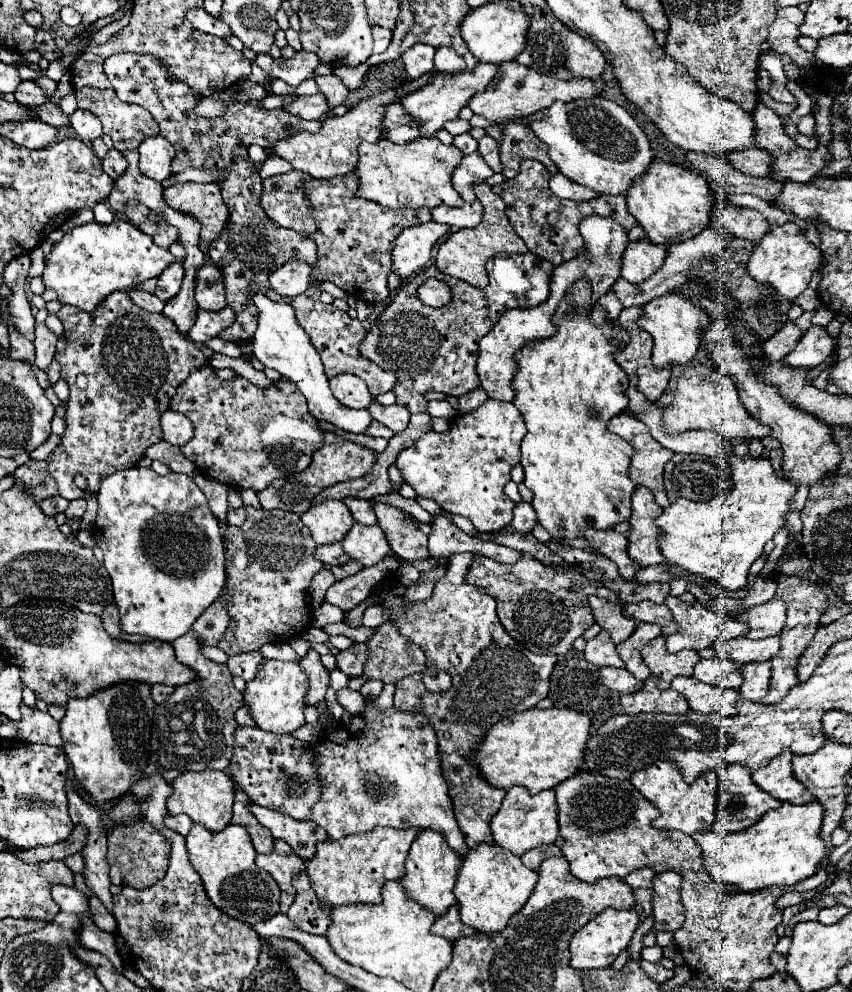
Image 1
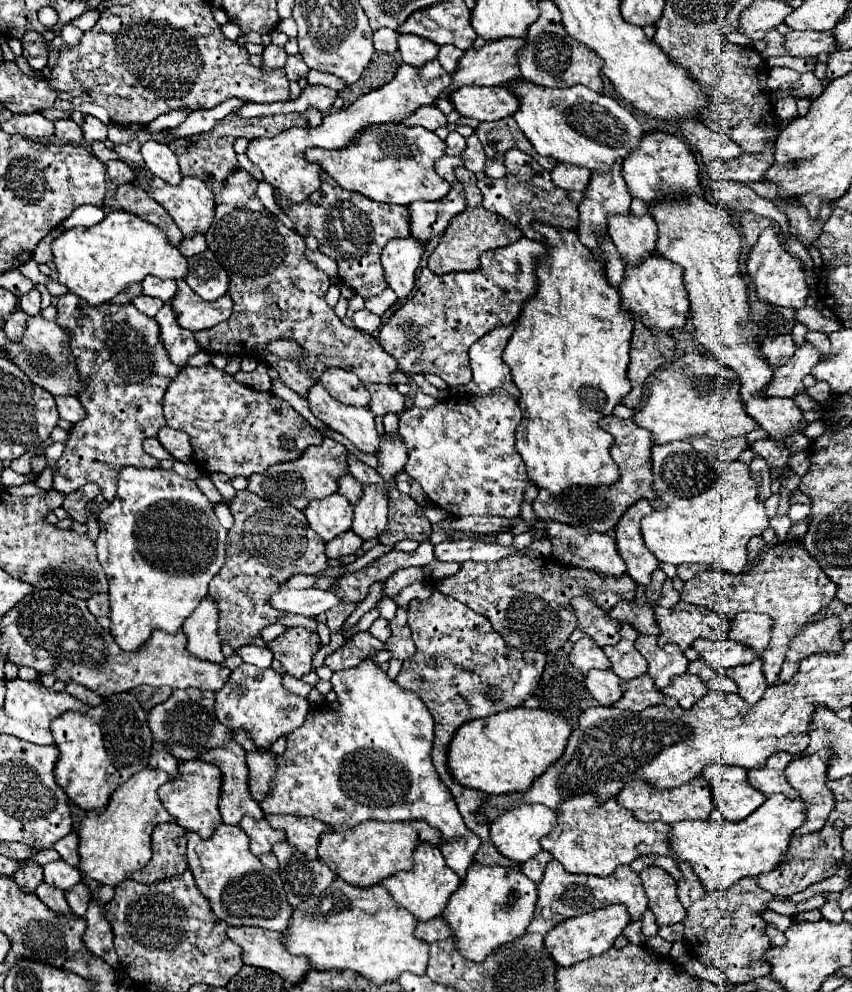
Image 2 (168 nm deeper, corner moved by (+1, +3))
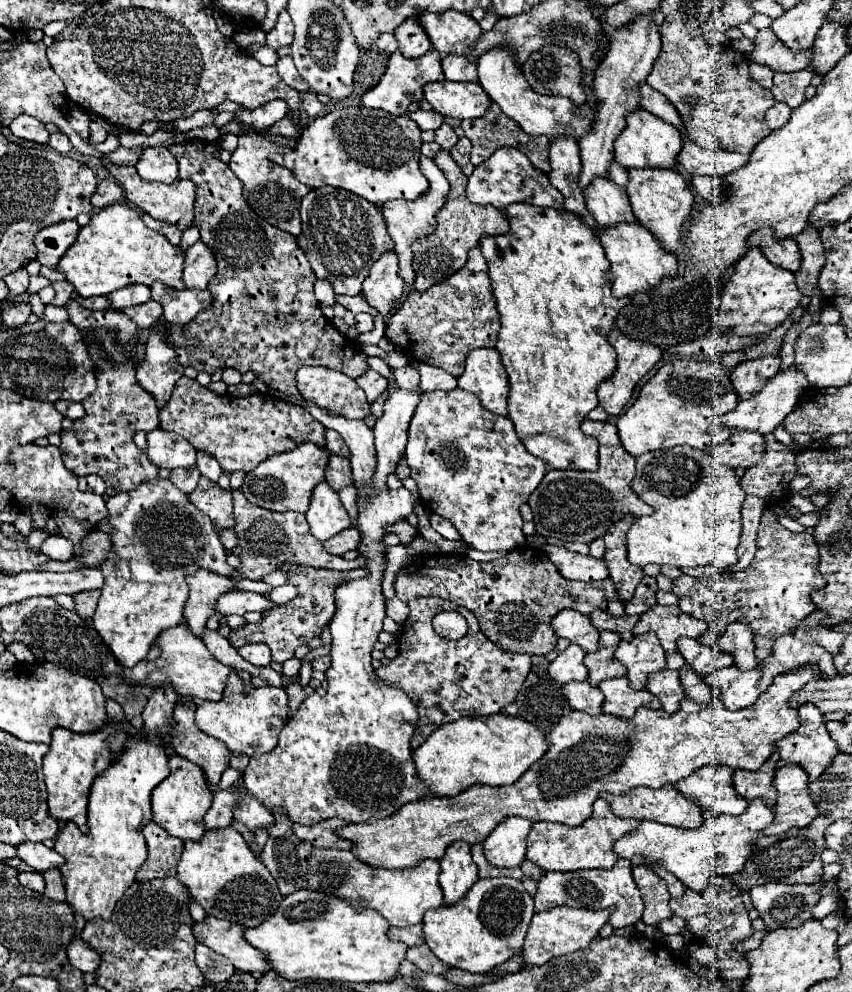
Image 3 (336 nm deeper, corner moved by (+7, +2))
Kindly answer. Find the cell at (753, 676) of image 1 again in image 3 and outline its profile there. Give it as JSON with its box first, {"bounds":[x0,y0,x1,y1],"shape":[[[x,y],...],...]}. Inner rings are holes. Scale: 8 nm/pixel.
{"bounds":[705,665,761,711],"shape":[[[729,665],[705,677],[705,681],[717,691],[725,707],[729,707],[731,711],[745,709],[757,701],[759,679],[761,679],[761,669],[743,671],[735,665]]]}

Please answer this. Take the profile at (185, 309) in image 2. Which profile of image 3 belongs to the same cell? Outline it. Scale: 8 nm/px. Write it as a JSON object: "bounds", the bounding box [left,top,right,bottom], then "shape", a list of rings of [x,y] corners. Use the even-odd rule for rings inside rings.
{"bounds":[151,283,213,325],"shape":[[[161,283],[151,285],[151,297],[163,305],[163,319],[171,325],[187,325],[213,303],[209,291],[175,291]]]}

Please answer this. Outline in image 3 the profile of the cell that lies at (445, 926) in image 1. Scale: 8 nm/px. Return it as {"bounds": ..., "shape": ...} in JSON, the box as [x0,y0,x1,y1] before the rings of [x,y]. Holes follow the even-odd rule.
{"bounds":[389,923,425,947],"shape":[[[421,923],[413,925],[413,927],[403,927],[403,929],[391,927],[391,929],[389,929],[389,937],[391,937],[393,941],[403,941],[403,943],[407,943],[409,947],[413,947],[413,945],[423,945],[423,943],[425,943],[423,925],[421,925]]]}

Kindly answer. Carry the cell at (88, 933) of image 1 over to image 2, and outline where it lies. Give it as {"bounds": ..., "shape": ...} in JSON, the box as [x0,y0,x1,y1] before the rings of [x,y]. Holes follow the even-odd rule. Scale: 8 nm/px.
{"bounds":[35,884,71,914],"shape":[[[39,884],[39,888],[35,888],[35,894],[55,912],[59,914],[71,914],[71,908],[63,896],[63,892],[59,888],[51,888],[49,884]]]}

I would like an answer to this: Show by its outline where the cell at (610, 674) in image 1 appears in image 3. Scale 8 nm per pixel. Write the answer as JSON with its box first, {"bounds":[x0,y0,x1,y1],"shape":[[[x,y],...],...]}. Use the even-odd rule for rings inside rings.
{"bounds":[565,681,605,715],"shape":[[[571,681],[565,687],[565,697],[573,709],[585,711],[589,715],[599,715],[605,695],[599,687],[589,685],[589,681]]]}

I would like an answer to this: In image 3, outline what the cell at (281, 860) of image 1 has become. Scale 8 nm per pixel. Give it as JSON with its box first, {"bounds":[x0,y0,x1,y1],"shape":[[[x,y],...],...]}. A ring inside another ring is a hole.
{"bounds":[233,793,275,833],"shape":[[[247,793],[247,795],[239,801],[239,805],[237,805],[237,809],[233,811],[233,815],[235,815],[235,821],[243,823],[243,825],[245,825],[249,831],[253,831],[253,833],[255,833],[257,829],[265,829],[265,827],[269,827],[269,825],[275,823],[273,813],[269,813],[261,803],[257,803],[251,793]]]}

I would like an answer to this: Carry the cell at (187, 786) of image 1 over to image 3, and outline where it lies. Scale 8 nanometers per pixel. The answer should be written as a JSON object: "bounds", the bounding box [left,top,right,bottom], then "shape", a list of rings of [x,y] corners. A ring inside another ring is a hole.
{"bounds":[151,755,213,841],"shape":[[[181,755],[169,757],[169,767],[171,767],[169,777],[157,789],[153,789],[151,795],[153,821],[173,837],[179,837],[183,841],[201,841],[205,833],[203,817],[213,801],[213,793],[207,785],[207,779],[197,763],[191,763]]]}

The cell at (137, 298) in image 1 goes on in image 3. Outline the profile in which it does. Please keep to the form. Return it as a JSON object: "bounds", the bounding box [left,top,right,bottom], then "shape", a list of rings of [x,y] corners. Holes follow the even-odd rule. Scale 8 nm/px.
{"bounds":[123,301,163,329],"shape":[[[147,301],[141,305],[133,305],[133,307],[125,309],[123,313],[129,315],[141,329],[147,329],[153,325],[155,319],[159,319],[163,315],[163,307],[157,301]]]}

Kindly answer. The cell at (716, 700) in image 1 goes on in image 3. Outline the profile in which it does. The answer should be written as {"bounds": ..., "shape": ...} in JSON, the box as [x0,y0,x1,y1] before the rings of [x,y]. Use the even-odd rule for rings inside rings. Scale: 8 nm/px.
{"bounds":[647,671,685,713],"shape":[[[657,671],[649,675],[647,691],[651,691],[655,697],[661,699],[661,705],[667,713],[675,713],[685,699],[685,689],[679,681],[679,671]]]}

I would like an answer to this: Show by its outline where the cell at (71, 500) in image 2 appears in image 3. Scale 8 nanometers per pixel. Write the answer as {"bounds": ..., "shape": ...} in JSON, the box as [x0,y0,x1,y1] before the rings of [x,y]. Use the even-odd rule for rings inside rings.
{"bounds":[79,475,105,495],"shape":[[[99,475],[81,477],[79,479],[79,489],[81,491],[93,491],[93,493],[99,493],[99,495],[105,493],[105,485],[103,485],[103,479]]]}

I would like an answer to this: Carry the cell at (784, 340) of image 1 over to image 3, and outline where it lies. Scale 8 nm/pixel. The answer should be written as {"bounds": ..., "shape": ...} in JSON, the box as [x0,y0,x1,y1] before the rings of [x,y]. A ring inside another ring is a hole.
{"bounds":[731,355,781,399],"shape":[[[779,355],[749,359],[749,361],[743,361],[741,365],[733,367],[731,381],[733,381],[733,389],[739,395],[739,399],[745,399],[745,397],[751,397],[753,393],[757,393],[757,389],[769,377],[773,377],[779,371],[779,367],[781,367]]]}

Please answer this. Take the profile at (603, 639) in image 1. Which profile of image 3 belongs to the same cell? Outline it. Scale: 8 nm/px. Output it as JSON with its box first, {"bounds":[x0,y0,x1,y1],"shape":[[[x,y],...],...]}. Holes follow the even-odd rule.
{"bounds":[549,643,589,683],"shape":[[[571,643],[571,645],[569,645],[565,651],[561,651],[561,653],[559,653],[559,657],[549,665],[549,675],[551,675],[551,679],[555,679],[557,683],[585,681],[585,679],[589,677],[589,669],[587,669],[587,667],[585,667],[585,663],[583,663],[585,655],[587,655],[587,651],[585,651],[585,649],[581,649],[579,645]]]}

